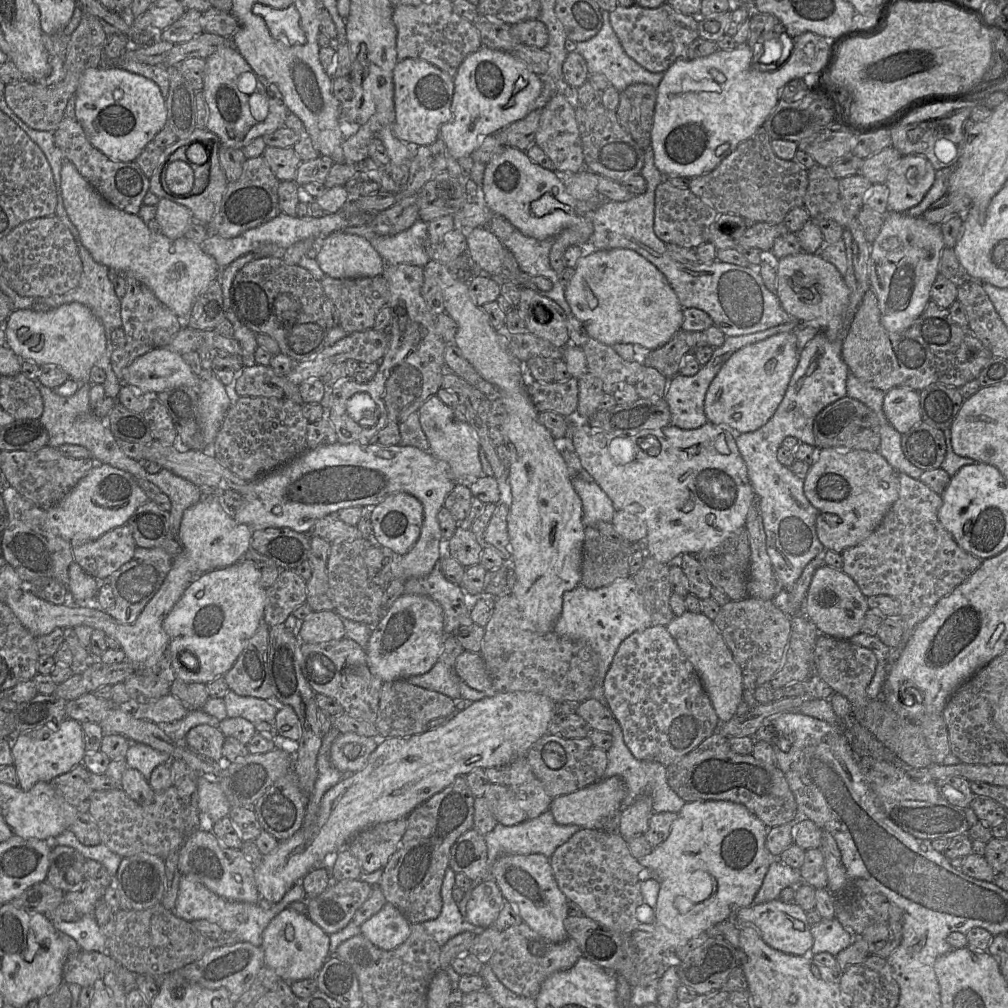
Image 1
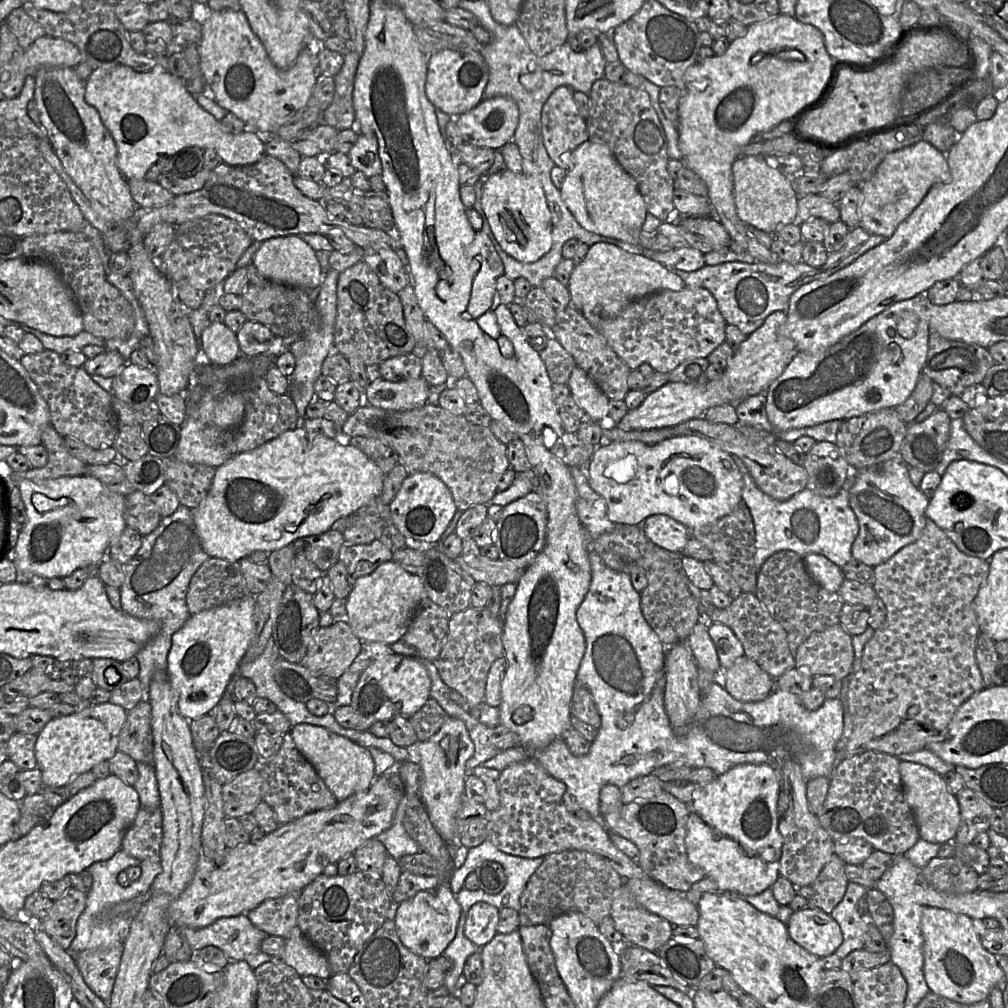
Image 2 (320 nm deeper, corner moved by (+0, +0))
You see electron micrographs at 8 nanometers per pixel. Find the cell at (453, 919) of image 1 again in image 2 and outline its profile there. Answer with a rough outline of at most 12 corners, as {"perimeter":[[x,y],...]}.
{"perimeter":[[461,910],[455,937],[443,953],[452,963],[444,986],[458,997],[456,983],[467,958],[481,949],[464,934]]}

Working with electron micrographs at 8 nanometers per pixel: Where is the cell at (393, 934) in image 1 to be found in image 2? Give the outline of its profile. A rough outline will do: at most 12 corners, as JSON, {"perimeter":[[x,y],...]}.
{"perimeter":[[447,883],[403,901],[402,944],[431,960],[454,939],[461,906]]}

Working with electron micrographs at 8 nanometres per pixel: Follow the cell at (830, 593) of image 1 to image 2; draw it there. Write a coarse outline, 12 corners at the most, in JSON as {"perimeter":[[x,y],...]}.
{"perimeter":[[817,553],[803,561],[809,575],[831,593],[845,579],[839,566]]}

